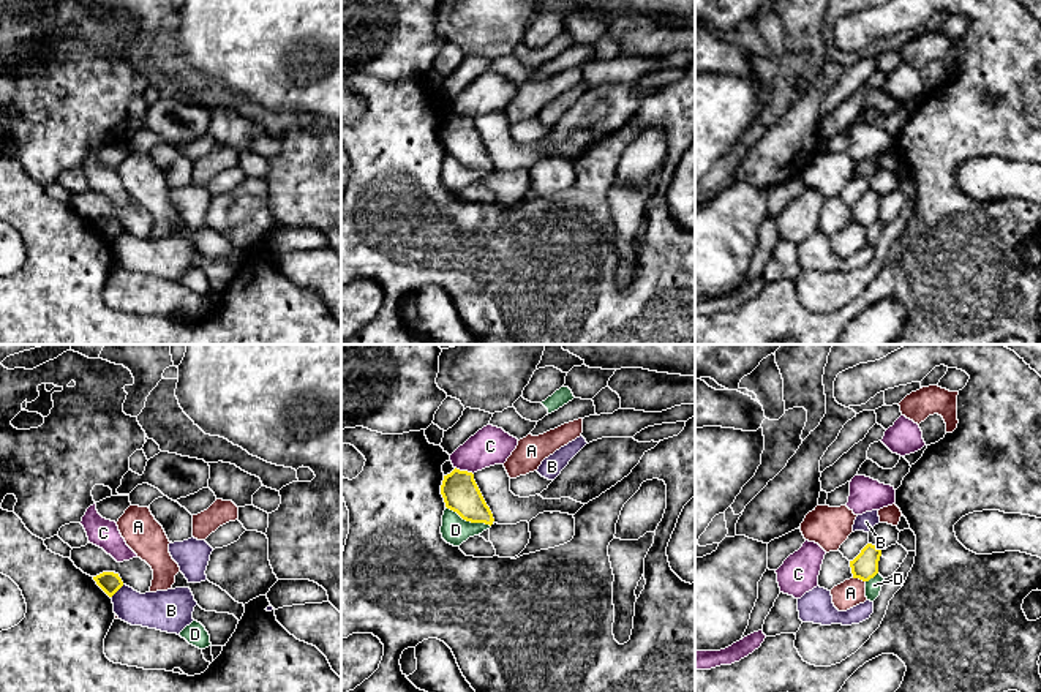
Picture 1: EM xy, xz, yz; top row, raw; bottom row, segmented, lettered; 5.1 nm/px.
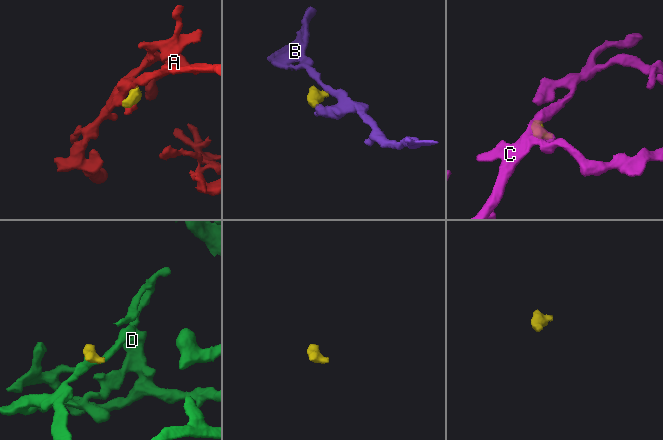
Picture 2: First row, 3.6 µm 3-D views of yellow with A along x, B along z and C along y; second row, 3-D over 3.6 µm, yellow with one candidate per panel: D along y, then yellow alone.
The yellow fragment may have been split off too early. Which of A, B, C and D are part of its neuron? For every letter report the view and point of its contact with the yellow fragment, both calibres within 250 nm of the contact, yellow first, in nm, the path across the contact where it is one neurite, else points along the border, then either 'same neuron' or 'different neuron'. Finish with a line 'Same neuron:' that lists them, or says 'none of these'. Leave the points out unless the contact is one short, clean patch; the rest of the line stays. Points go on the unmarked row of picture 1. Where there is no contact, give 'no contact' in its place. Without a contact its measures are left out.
A: contact yz (860, 225); calibres 140 and 140 nm; different neuron
B: contact xy (117, 236); calibres 110 and 200 nm; border xy (124, 231), (111, 244); different neuron
C: contact xz (465, 117); calibres 190 and 200 nm; border xz (455, 112), (473, 120); different neuron
D: contact xz (468, 166); calibres 190 and 140 nm; border xz (446, 152), (466, 166), (484, 168), (490, 172); different neuron
Same neuron: none of these

